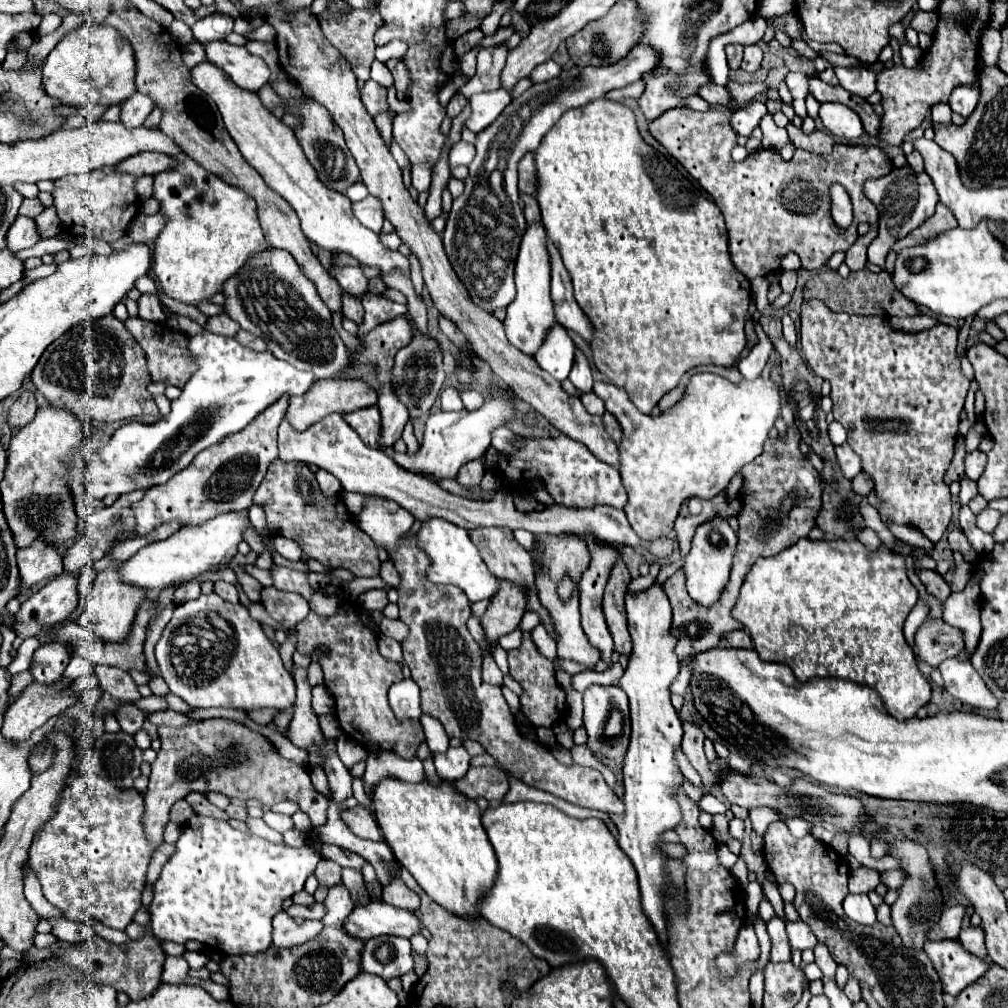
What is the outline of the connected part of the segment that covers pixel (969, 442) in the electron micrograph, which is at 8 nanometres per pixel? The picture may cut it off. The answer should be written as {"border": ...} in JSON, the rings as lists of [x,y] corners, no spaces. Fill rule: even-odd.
{"border":[[[978,420],[976,426],[974,426],[974,428],[968,432],[968,436],[966,436],[966,452],[974,452],[974,450],[978,450],[978,444],[980,444],[984,432],[986,432],[986,426],[984,426],[982,420]]]}

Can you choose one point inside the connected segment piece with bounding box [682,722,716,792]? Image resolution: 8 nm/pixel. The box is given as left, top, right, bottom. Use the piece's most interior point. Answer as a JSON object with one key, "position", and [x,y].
{"position":[693,742]}

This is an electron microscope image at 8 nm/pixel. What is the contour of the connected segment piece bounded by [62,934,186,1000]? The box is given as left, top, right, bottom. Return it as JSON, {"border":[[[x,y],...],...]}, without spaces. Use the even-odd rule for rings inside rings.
{"border":[[[94,936],[84,942],[80,950],[66,952],[62,958],[70,960],[70,964],[78,964],[88,976],[92,984],[106,984],[112,986],[118,992],[126,992],[130,1000],[142,1000],[154,988],[160,984],[162,976],[162,964],[164,964],[164,952],[170,956],[182,956],[186,952],[184,944],[174,944],[174,942],[158,942],[156,936],[144,936],[140,940],[130,940],[126,946],[116,946],[116,944],[100,944],[100,936]],[[158,944],[162,948],[158,948]]]}

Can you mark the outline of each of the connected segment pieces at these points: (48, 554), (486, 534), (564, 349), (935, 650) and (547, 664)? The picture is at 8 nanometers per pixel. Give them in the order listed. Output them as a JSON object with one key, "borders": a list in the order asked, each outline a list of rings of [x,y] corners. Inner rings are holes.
{"borders":[[[[34,542],[30,548],[18,550],[16,556],[20,570],[20,590],[16,598],[20,598],[24,590],[48,582],[64,572],[62,558],[58,556],[56,548],[50,548],[48,544]]],[[[478,528],[478,530],[470,530],[470,540],[478,546],[480,556],[486,560],[490,572],[494,572],[494,576],[498,578],[508,578],[512,582],[520,582],[528,588],[528,592],[532,592],[528,596],[528,610],[534,610],[540,614],[542,624],[548,628],[548,632],[554,636],[552,624],[550,624],[550,616],[546,616],[546,610],[542,608],[542,604],[538,604],[538,596],[536,596],[536,586],[534,586],[534,568],[532,568],[532,556],[528,550],[524,550],[516,540],[512,530],[506,528]]],[[[558,324],[556,332],[550,332],[550,336],[546,338],[546,344],[542,344],[542,348],[538,350],[538,356],[534,358],[542,370],[546,370],[554,380],[562,382],[568,378],[572,370],[574,352],[576,352],[576,346],[572,338]]],[[[926,618],[916,630],[916,652],[930,666],[938,666],[950,656],[964,650],[964,634],[960,628],[946,624],[942,618]]],[[[522,632],[522,644],[514,650],[508,650],[508,664],[510,676],[522,686],[524,694],[520,696],[520,710],[534,726],[552,728],[566,716],[566,694],[558,686],[554,678],[554,662],[540,654],[536,644],[532,642],[530,632]]]]}

